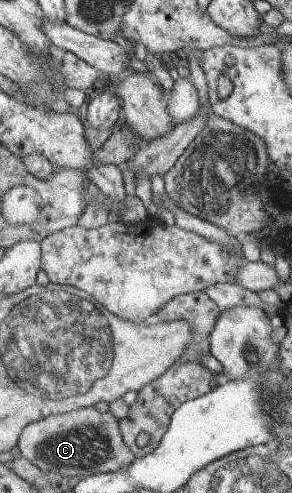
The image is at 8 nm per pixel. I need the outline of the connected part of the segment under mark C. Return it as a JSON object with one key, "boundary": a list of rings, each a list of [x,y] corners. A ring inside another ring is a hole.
{"boundary":[[[93,406],[66,414],[53,414],[44,420],[29,424],[21,434],[18,449],[23,458],[37,465],[41,471],[59,471],[63,475],[77,475],[77,477],[125,470],[137,459],[136,453],[133,453],[133,450],[124,442],[120,421],[109,411],[99,413]]]}

